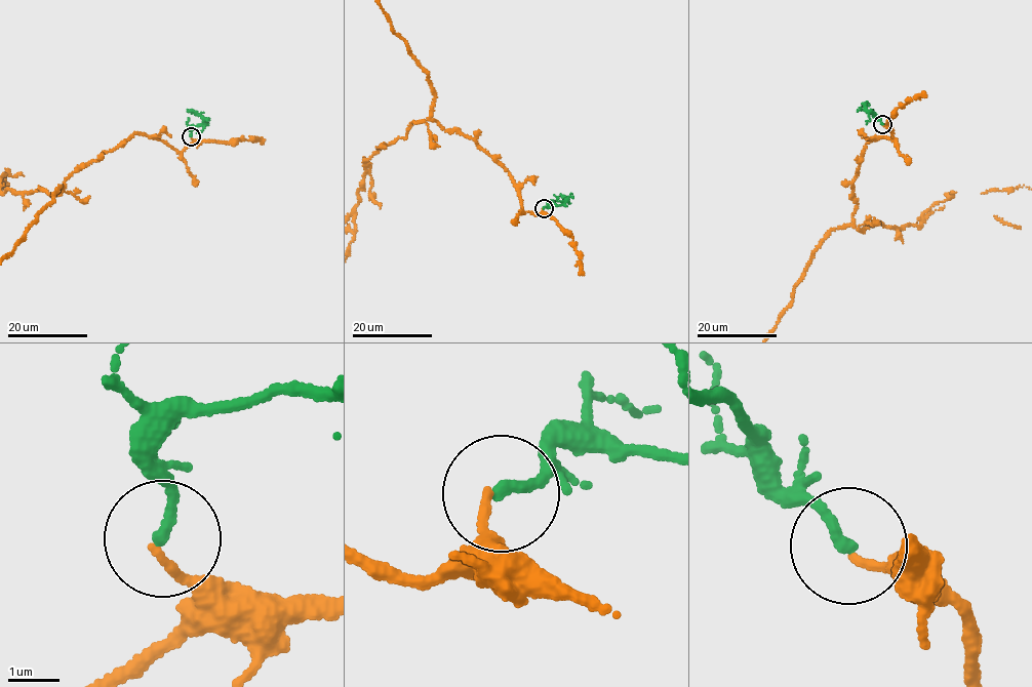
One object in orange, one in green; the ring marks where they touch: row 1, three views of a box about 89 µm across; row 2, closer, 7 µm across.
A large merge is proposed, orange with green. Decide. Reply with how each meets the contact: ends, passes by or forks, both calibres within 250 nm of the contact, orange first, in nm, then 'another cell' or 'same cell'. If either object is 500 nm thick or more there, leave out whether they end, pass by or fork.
orange ends there; green ends there; 130 nm thick on the orange side, 220 nm on the other; another cell

